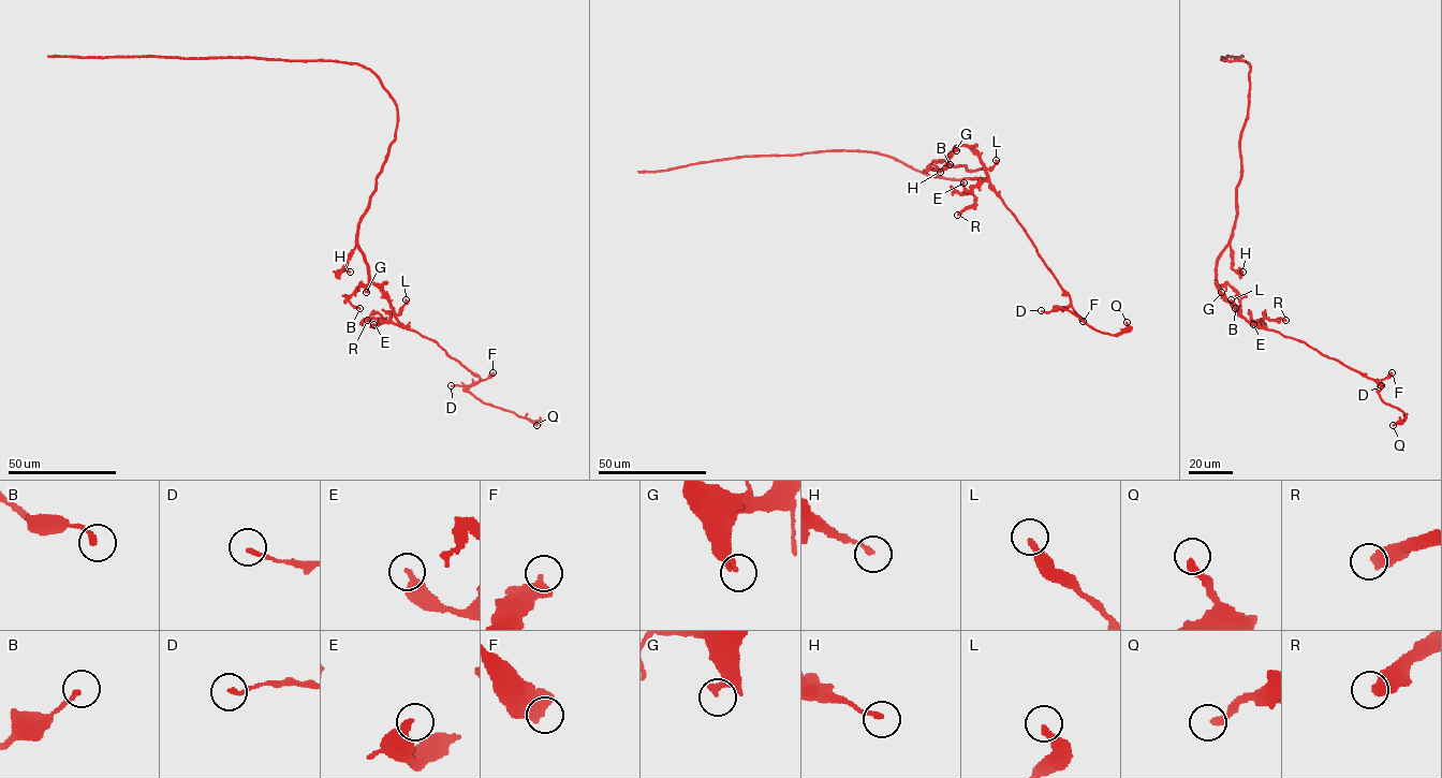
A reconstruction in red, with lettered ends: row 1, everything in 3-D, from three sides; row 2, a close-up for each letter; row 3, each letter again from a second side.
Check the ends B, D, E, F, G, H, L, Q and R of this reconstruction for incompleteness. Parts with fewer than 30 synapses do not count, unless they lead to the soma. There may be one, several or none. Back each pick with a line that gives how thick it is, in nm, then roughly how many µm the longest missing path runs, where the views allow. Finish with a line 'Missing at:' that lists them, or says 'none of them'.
Missing at: none of them

